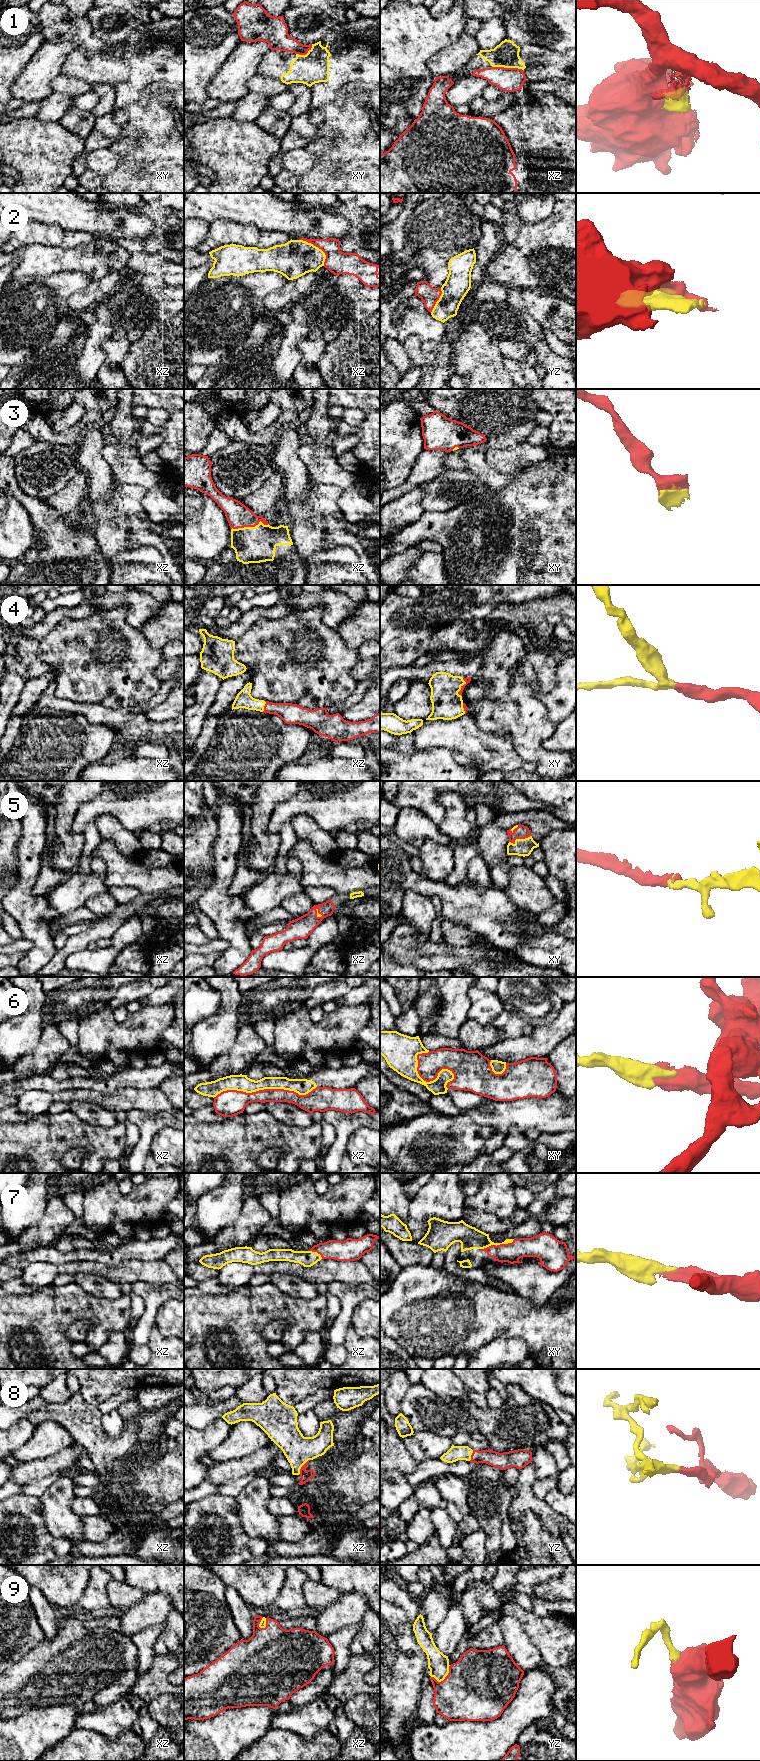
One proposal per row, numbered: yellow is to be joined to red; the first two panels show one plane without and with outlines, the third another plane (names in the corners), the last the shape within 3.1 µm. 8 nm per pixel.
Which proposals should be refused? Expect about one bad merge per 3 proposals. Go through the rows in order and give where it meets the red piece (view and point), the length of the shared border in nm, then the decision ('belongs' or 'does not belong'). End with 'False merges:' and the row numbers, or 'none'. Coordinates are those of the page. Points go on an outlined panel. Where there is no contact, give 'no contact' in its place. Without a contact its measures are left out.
1: contact xz (506, 68); length 240 nm; does not belong
2: contact xz (318, 247); length 300 nm; does not belong
3: contact xz (249, 526); length 300 nm; belongs
4: contact xy (461, 687); length 150 nm; belongs
5: contact xy (519, 838); length 190 nm; belongs
6: contact xz (264, 1089); length 850 nm; does not belong
7: contact xy (497, 1245); length 280 nm; belongs
8: contact xz (301, 1467); length 160 nm; belongs
9: contact yz (445, 1678); length 190 nm; belongs
False merges: 1, 2, 6

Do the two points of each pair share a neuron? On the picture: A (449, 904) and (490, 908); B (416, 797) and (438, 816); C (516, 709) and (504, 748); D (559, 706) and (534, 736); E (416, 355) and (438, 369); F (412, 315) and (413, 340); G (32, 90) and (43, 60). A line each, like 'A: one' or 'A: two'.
A: one
B: one
C: two
D: two
E: two
F: two
G: one

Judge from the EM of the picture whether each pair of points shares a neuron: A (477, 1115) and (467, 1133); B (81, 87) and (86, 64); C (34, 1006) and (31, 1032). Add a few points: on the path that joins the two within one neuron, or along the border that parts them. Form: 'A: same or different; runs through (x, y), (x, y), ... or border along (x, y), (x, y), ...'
A: different; border along (450, 1116), (463, 1124), (487, 1126), (491, 1135)
B: different; border along (62, 73), (68, 76), (77, 76), (84, 80)
C: same; runs through (32, 1012), (31, 1026)

